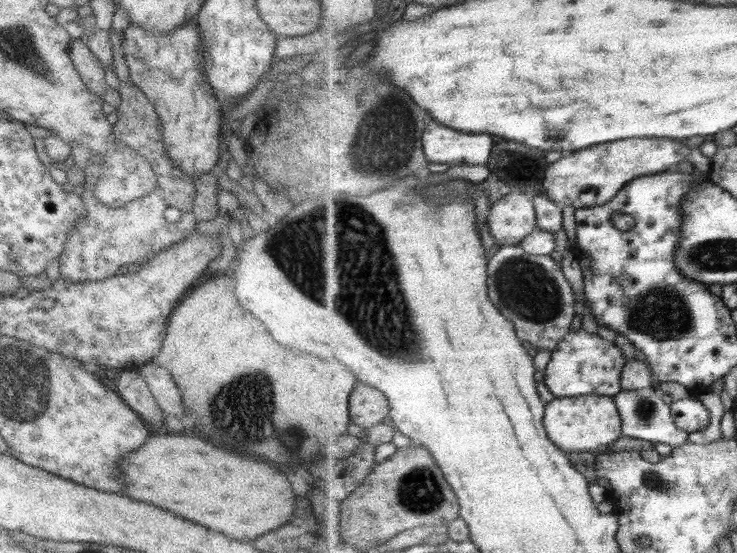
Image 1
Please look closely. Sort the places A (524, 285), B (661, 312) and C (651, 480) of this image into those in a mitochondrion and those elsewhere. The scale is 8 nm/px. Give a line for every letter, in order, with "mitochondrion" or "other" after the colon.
A: mitochondrion
B: mitochondrion
C: mitochondrion

